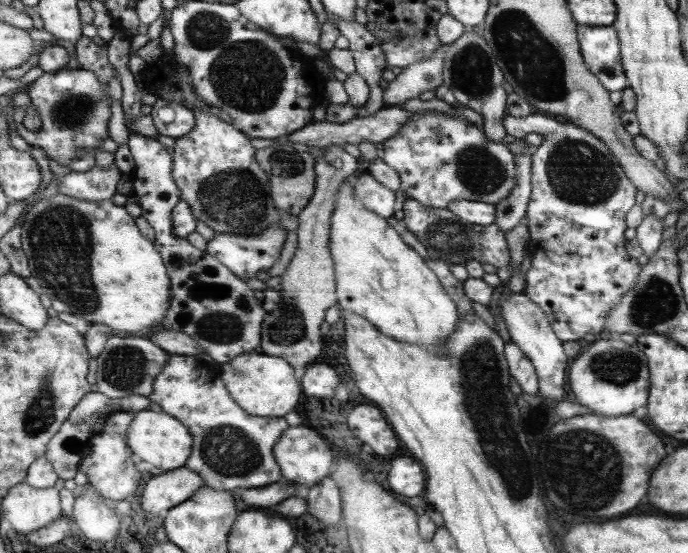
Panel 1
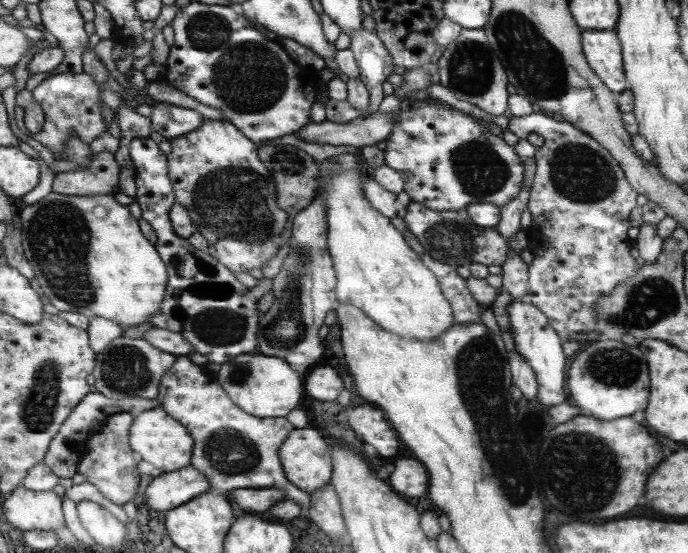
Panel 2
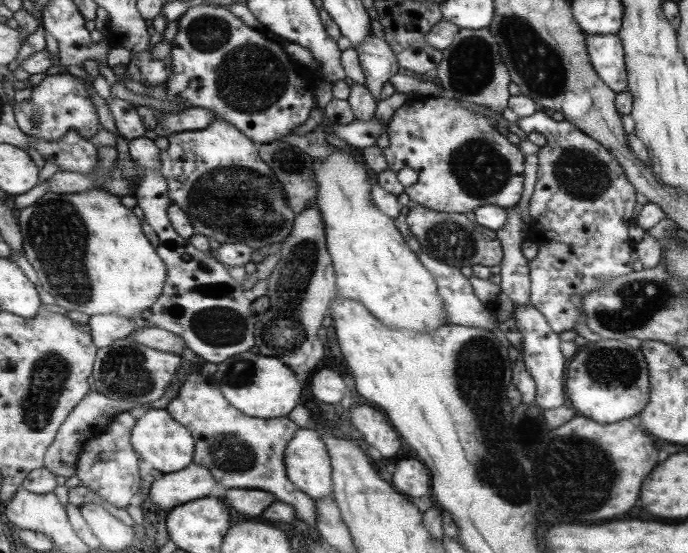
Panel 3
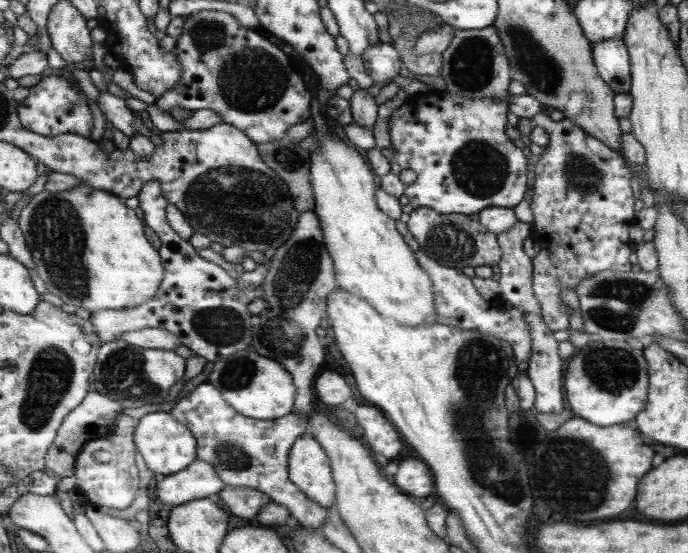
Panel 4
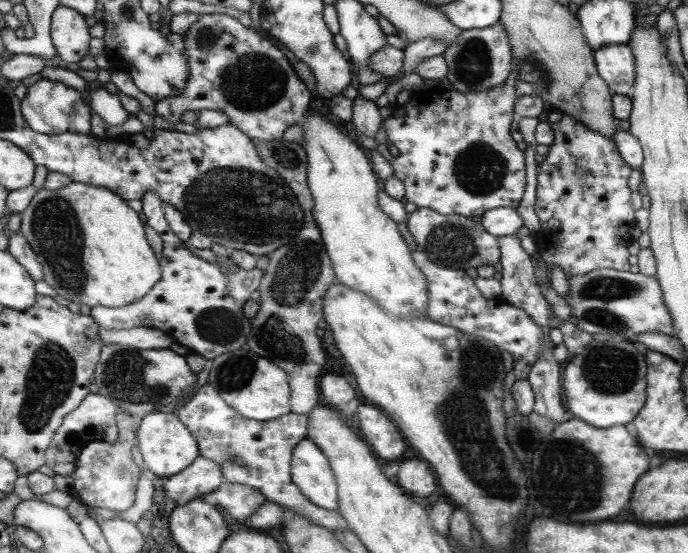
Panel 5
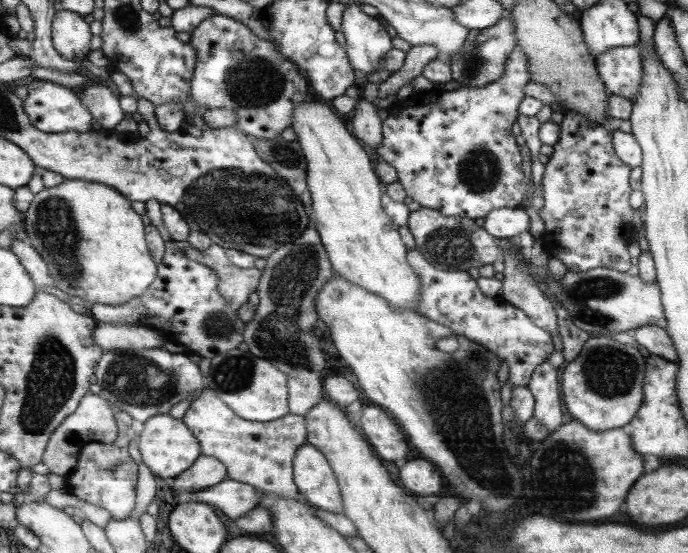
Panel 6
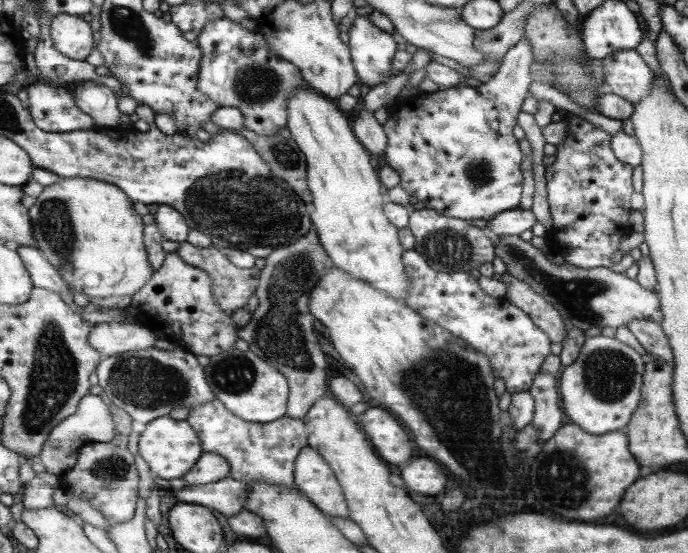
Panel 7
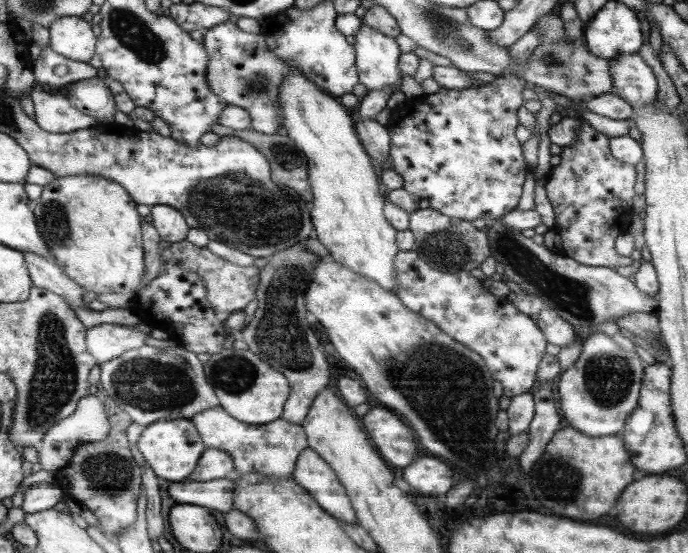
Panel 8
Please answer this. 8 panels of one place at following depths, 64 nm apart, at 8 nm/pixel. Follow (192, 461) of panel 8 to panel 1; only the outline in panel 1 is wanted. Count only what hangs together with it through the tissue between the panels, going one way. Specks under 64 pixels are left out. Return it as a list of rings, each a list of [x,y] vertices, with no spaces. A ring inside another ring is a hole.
[[[150,403],[147,409],[137,412],[133,416],[127,430],[128,446],[133,454],[143,462],[149,462],[155,468],[163,471],[175,470],[184,466],[192,448],[192,435],[183,423],[171,415],[165,414],[160,408]]]

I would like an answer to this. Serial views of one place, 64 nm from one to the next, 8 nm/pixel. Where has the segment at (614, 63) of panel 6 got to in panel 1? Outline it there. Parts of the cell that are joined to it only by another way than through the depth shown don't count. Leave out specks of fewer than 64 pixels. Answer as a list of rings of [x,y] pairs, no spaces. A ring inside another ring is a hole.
[[[576,24],[577,42],[584,57],[585,66],[598,78],[609,92],[628,88],[620,60],[620,39],[613,26],[583,26]]]

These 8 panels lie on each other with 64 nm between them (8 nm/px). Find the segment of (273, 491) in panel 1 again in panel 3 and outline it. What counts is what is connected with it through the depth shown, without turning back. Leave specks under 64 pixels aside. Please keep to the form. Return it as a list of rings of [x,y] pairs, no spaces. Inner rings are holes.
[[[239,487],[220,490],[218,493],[225,498],[229,508],[233,508],[235,512],[248,516],[248,518],[261,516],[263,510],[275,500],[273,494],[269,492]]]

